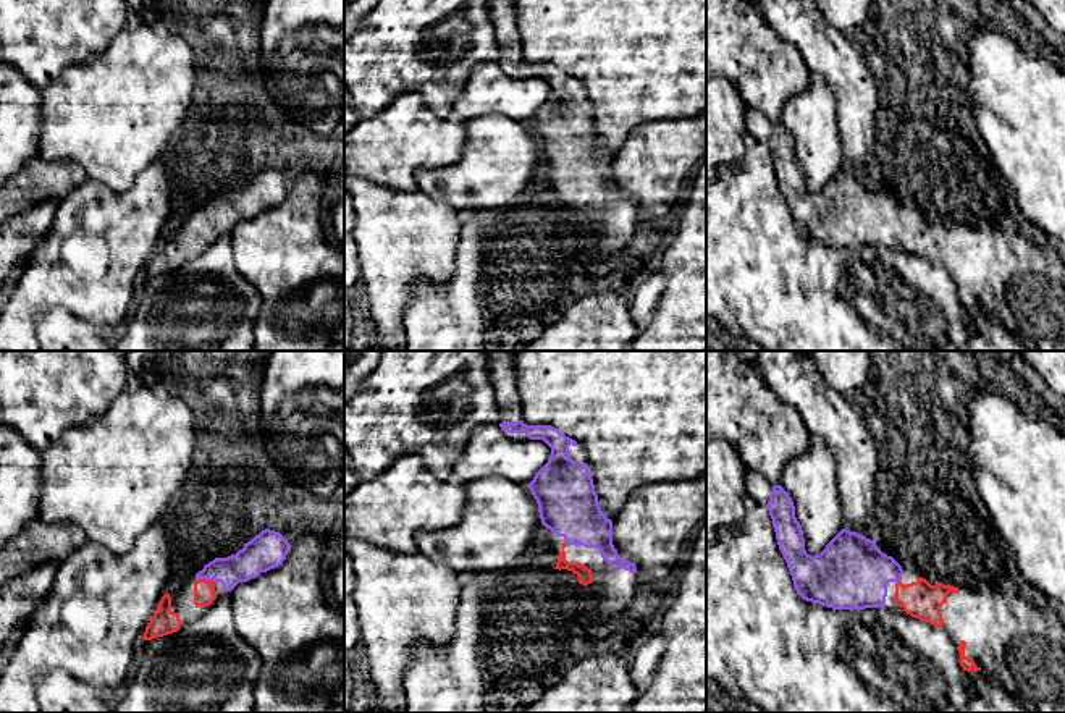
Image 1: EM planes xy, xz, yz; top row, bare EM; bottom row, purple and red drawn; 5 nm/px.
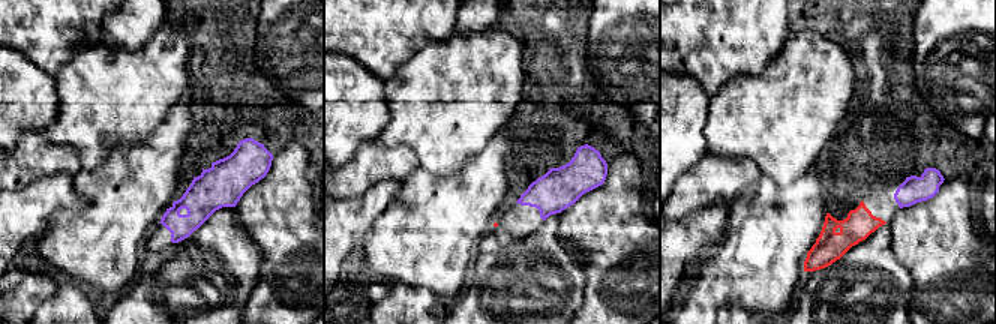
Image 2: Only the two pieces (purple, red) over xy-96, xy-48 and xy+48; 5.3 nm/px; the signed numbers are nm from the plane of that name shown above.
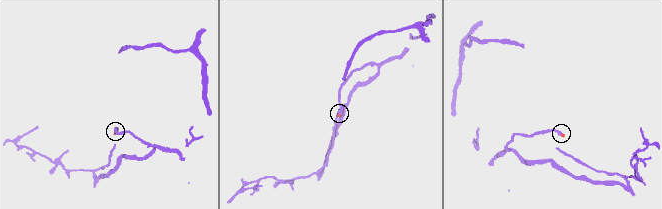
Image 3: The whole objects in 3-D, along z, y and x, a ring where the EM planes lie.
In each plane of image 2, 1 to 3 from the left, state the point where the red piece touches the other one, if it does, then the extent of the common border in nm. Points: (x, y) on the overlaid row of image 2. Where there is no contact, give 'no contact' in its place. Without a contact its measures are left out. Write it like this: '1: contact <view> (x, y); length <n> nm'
1: no contact
2: no contact
3: no contact

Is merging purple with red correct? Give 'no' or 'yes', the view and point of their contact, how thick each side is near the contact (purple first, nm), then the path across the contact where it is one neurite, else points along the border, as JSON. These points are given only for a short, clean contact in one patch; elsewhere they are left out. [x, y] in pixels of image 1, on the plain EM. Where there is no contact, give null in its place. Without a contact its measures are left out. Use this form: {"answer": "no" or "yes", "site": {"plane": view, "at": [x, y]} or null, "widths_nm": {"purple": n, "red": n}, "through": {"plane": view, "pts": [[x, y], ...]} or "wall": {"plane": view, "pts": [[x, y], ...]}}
{"answer": "yes", "site": {"plane": "xy", "at": [207, 217]}, "widths_nm": {"purple": 160, "red": 110}}

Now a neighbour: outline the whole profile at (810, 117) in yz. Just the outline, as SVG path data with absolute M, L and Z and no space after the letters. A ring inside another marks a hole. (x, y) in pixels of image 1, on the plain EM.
M811 73L808 87L789 99L779 121L792 136L795 155L800 160L808 192L819 192L826 183L844 167L840 136L836 129L837 105L827 82Z

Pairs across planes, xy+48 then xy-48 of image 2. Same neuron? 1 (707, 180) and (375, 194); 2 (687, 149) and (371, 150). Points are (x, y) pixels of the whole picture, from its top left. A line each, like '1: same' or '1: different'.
1: different
2: different

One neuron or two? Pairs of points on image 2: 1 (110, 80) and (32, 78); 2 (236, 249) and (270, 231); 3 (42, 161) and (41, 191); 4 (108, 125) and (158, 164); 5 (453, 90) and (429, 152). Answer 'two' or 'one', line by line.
1: two
2: two
3: two
4: two
5: one

